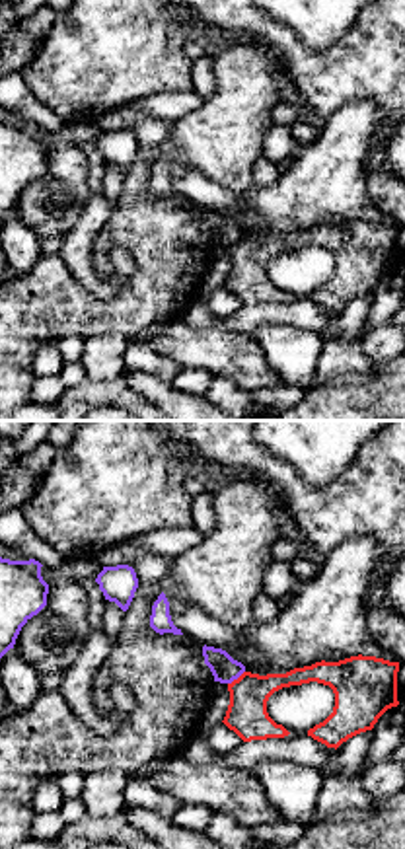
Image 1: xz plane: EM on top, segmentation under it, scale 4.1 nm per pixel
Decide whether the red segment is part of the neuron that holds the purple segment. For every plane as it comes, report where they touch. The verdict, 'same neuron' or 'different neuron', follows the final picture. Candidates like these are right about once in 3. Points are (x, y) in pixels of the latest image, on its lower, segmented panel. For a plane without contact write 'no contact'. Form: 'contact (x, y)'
contact (236, 678)

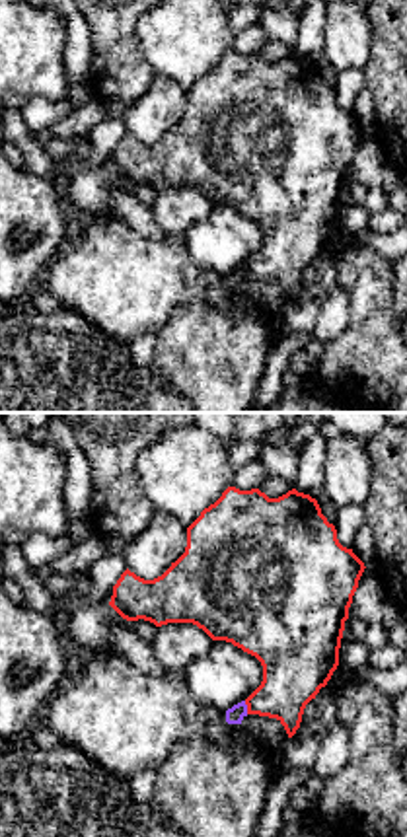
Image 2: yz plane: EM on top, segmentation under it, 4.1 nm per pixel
contact (246, 707)

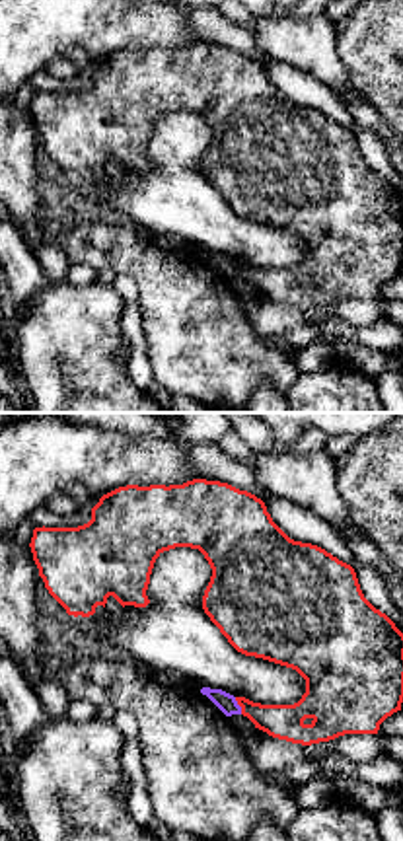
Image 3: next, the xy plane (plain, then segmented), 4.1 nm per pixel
contact (238, 705)

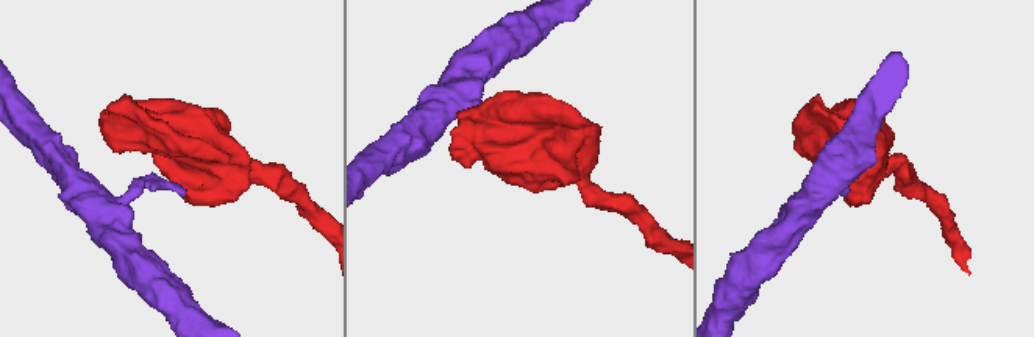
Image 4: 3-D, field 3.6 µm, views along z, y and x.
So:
different neuron

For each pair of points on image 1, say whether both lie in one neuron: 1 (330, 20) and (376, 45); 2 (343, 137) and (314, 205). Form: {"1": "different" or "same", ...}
{"1": "different", "2": "same"}

